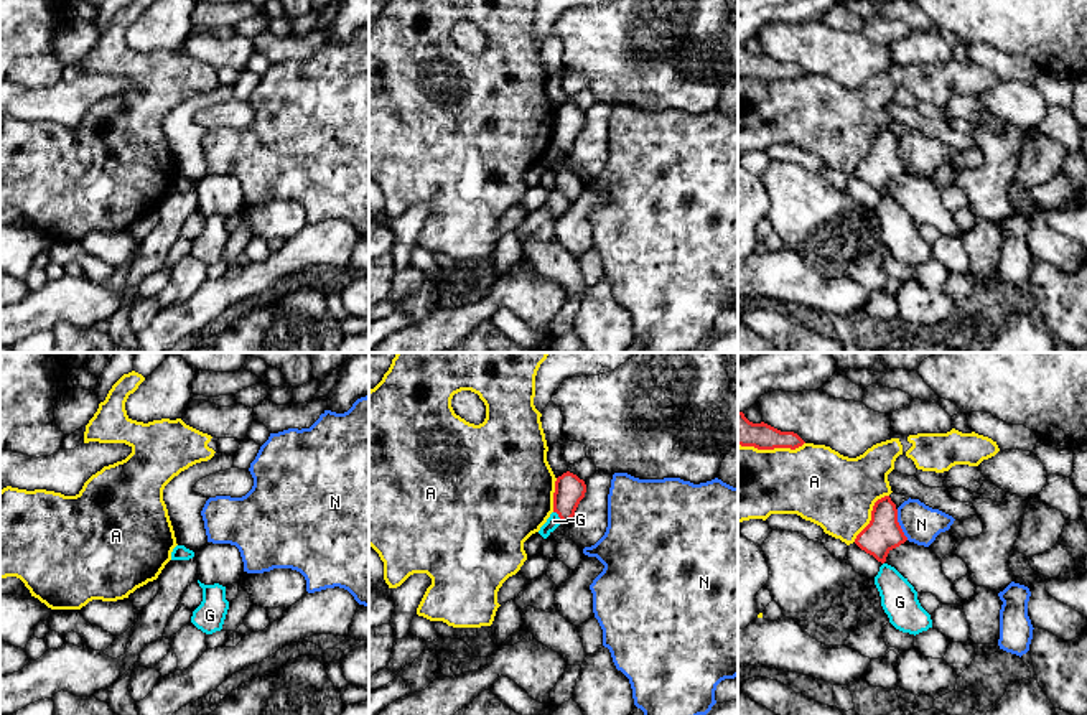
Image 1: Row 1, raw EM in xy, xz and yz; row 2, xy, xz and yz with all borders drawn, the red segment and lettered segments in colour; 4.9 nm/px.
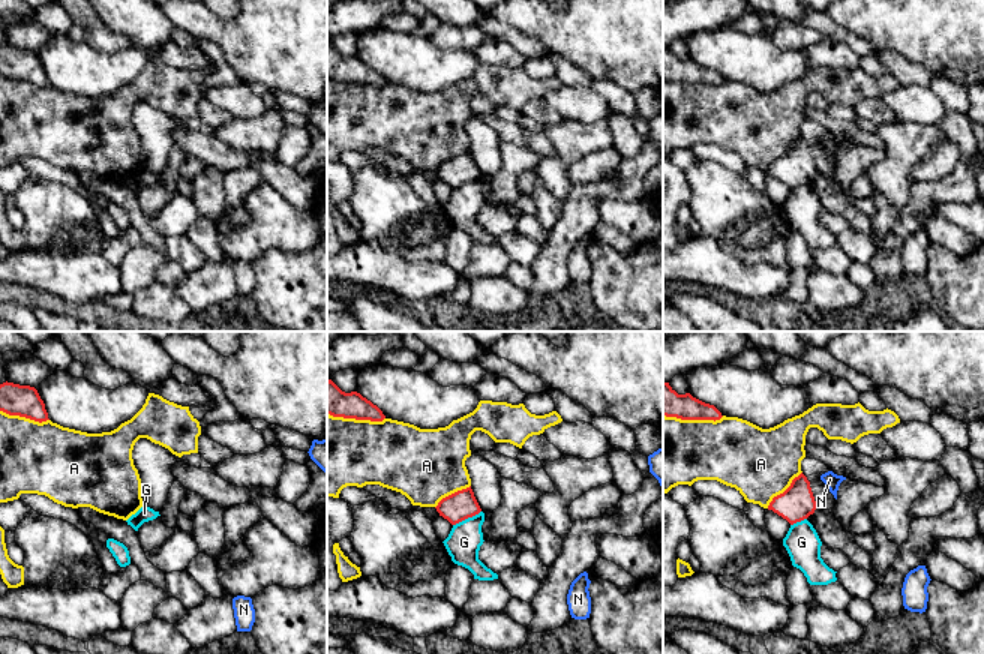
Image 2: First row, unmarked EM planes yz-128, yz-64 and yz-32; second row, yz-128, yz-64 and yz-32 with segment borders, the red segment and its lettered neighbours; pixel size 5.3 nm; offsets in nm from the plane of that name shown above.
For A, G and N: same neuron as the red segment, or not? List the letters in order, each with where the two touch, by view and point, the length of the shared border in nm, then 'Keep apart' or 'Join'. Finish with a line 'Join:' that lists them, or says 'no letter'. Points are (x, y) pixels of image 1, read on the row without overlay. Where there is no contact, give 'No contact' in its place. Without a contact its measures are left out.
A: Touches red at yz (771, 79). Shared border 320 nm. Keep apart
G: Touches red at xz (559, 147). Shared border 80 nm. Keep apart
N: Touches red at yz (898, 155). Shared border 160 nm. Keep apart
Join: no letter

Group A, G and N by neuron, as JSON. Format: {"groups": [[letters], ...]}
{"groups": [["A"], ["G"], ["N"]]}

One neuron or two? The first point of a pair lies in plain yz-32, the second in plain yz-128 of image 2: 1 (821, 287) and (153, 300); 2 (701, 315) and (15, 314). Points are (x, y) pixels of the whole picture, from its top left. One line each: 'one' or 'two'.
1: one
2: two

